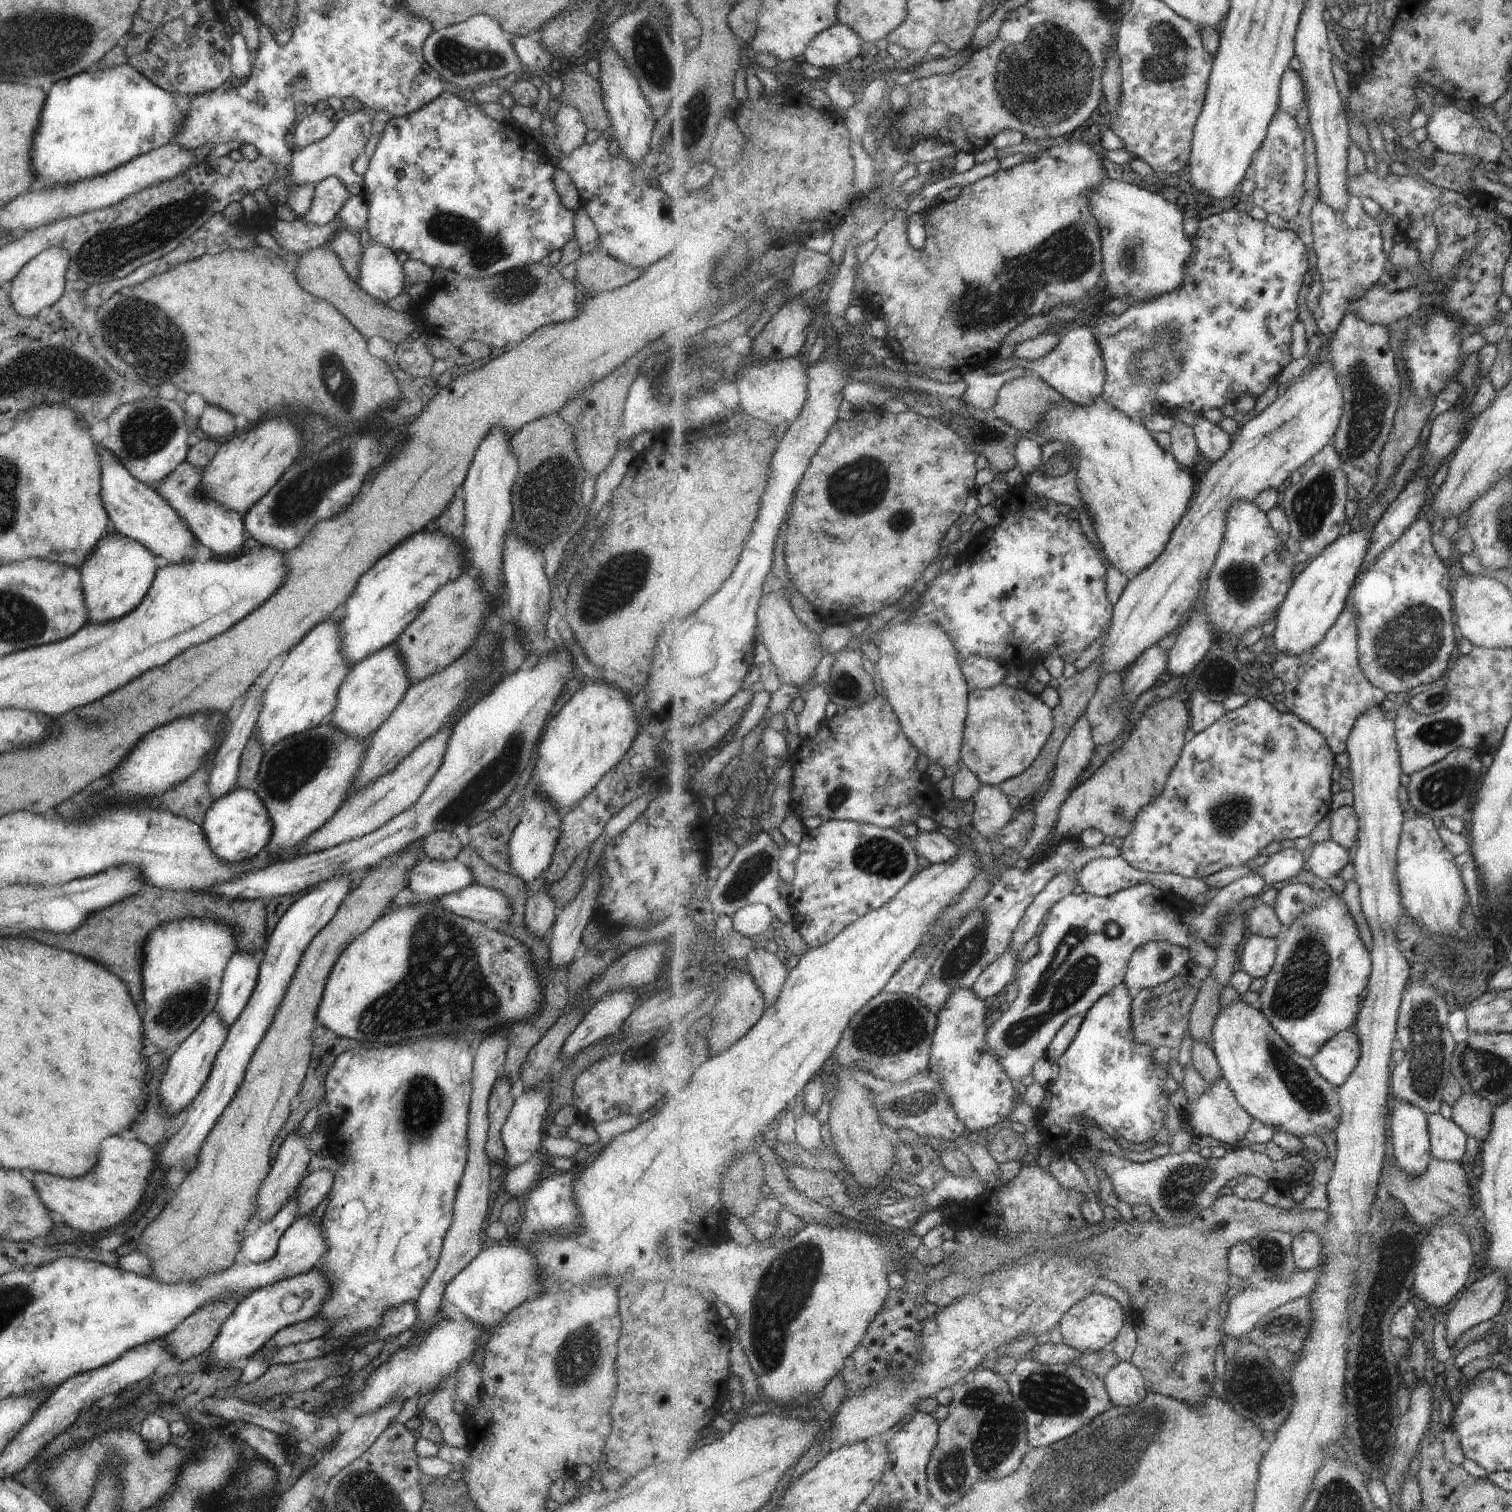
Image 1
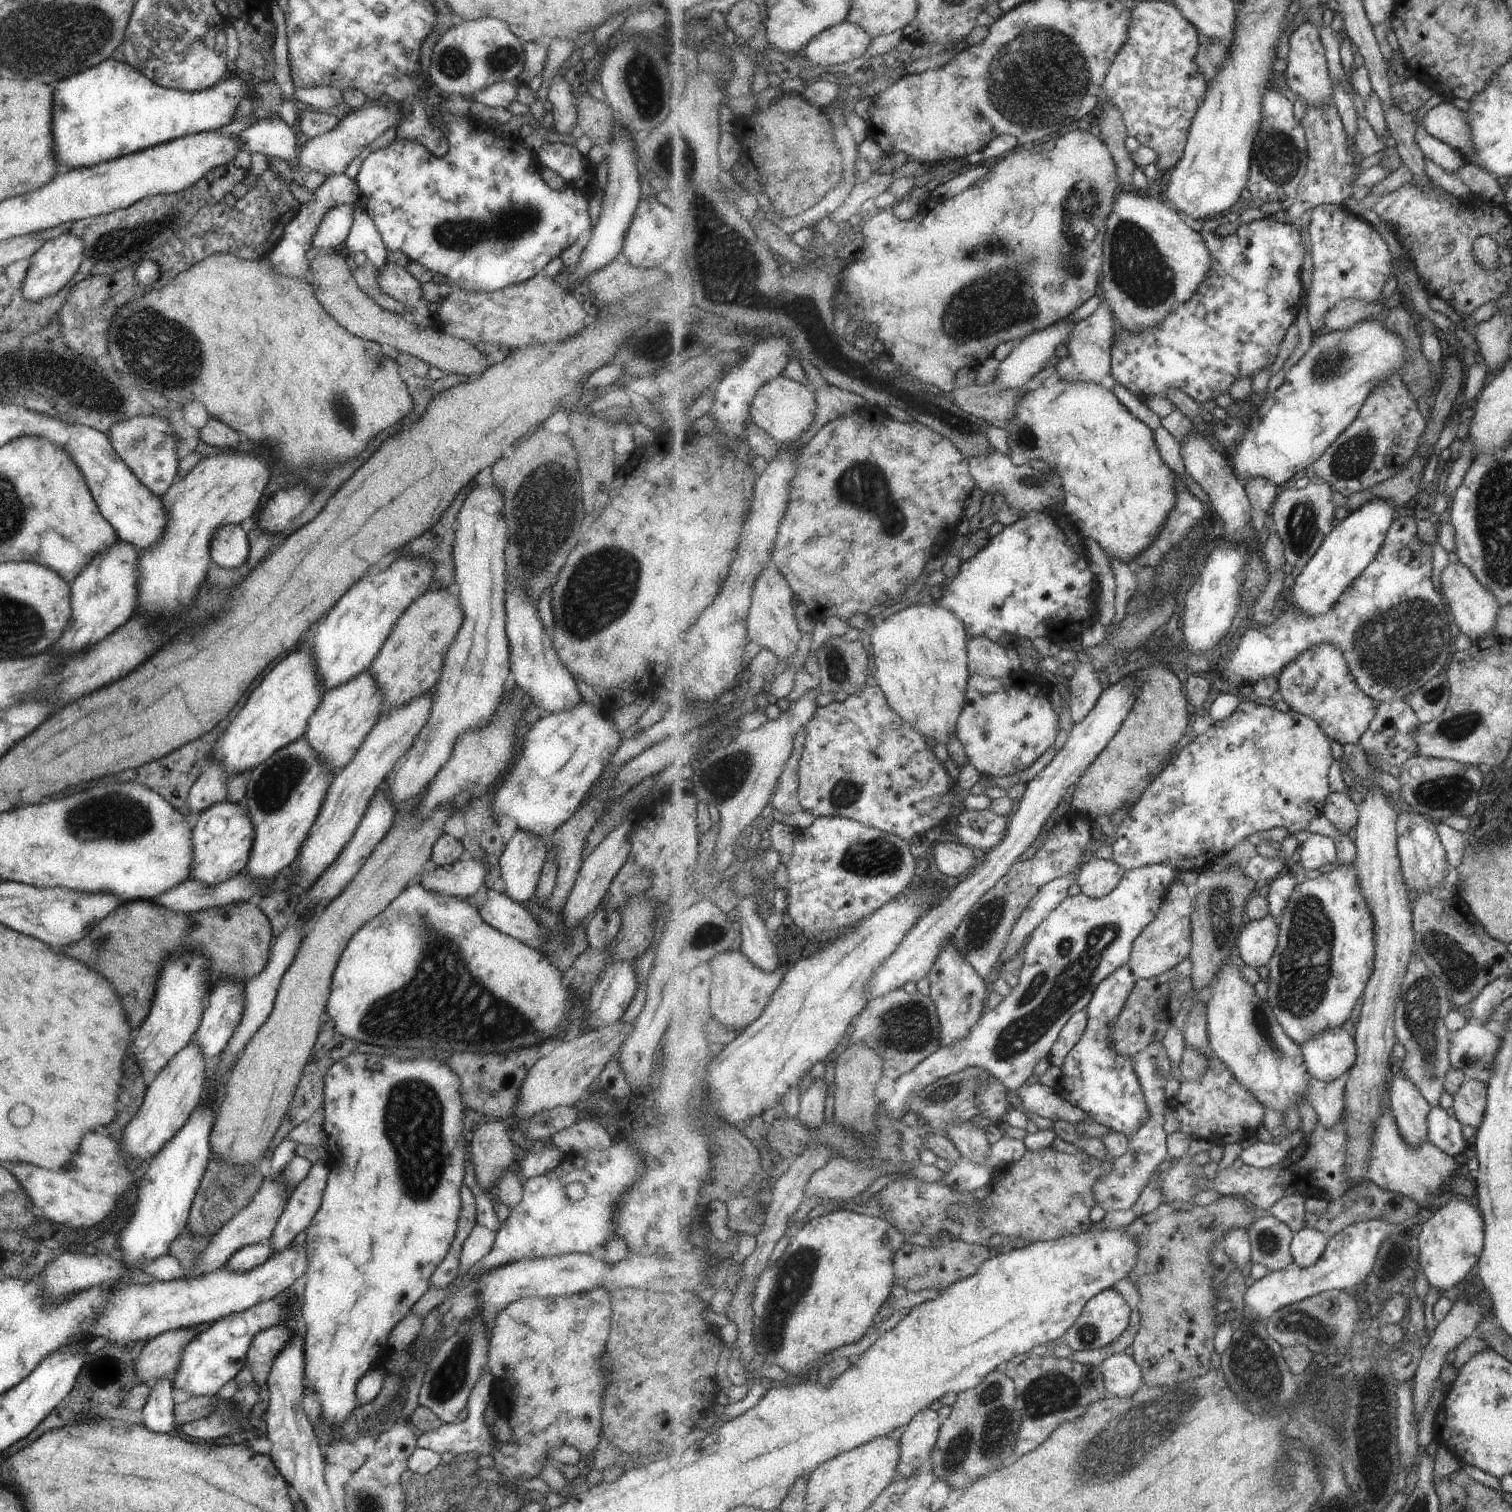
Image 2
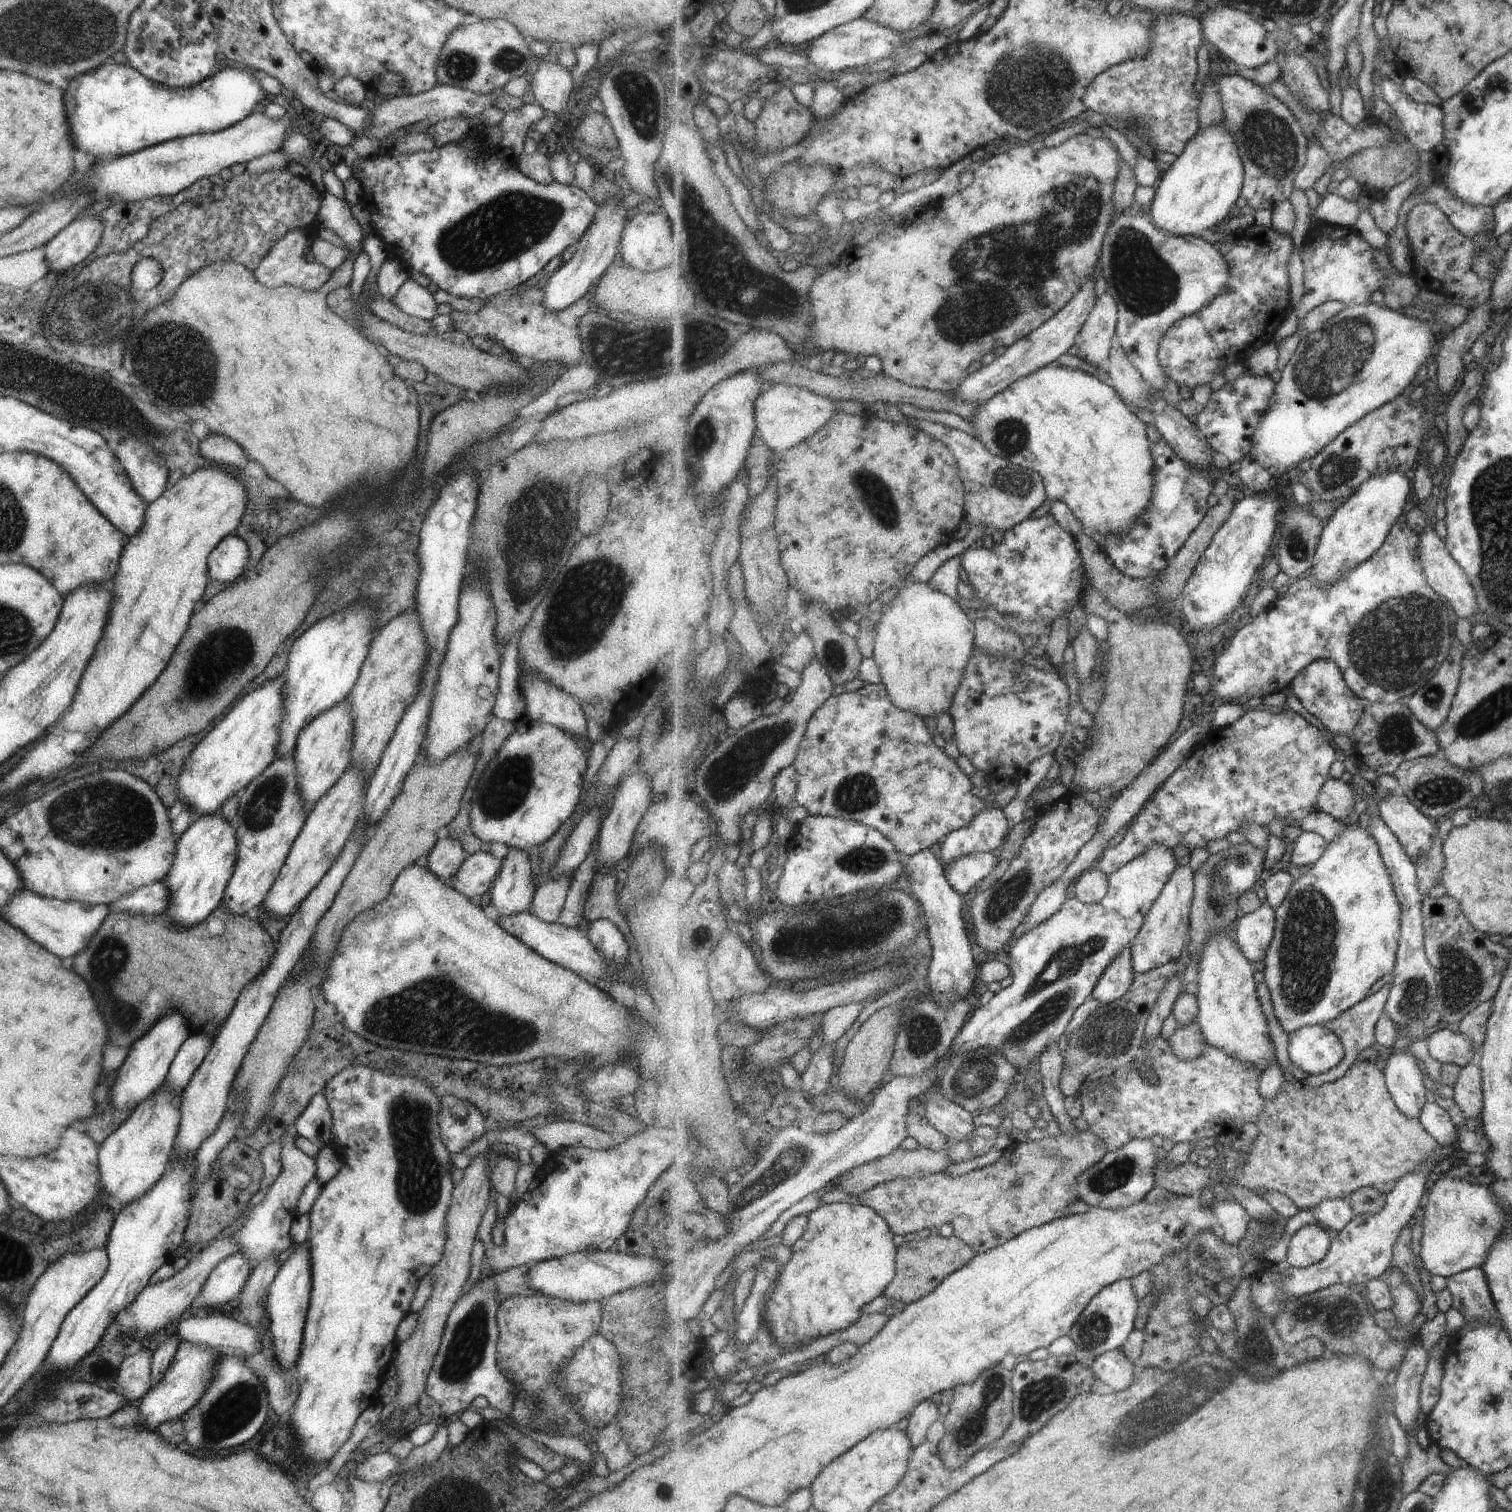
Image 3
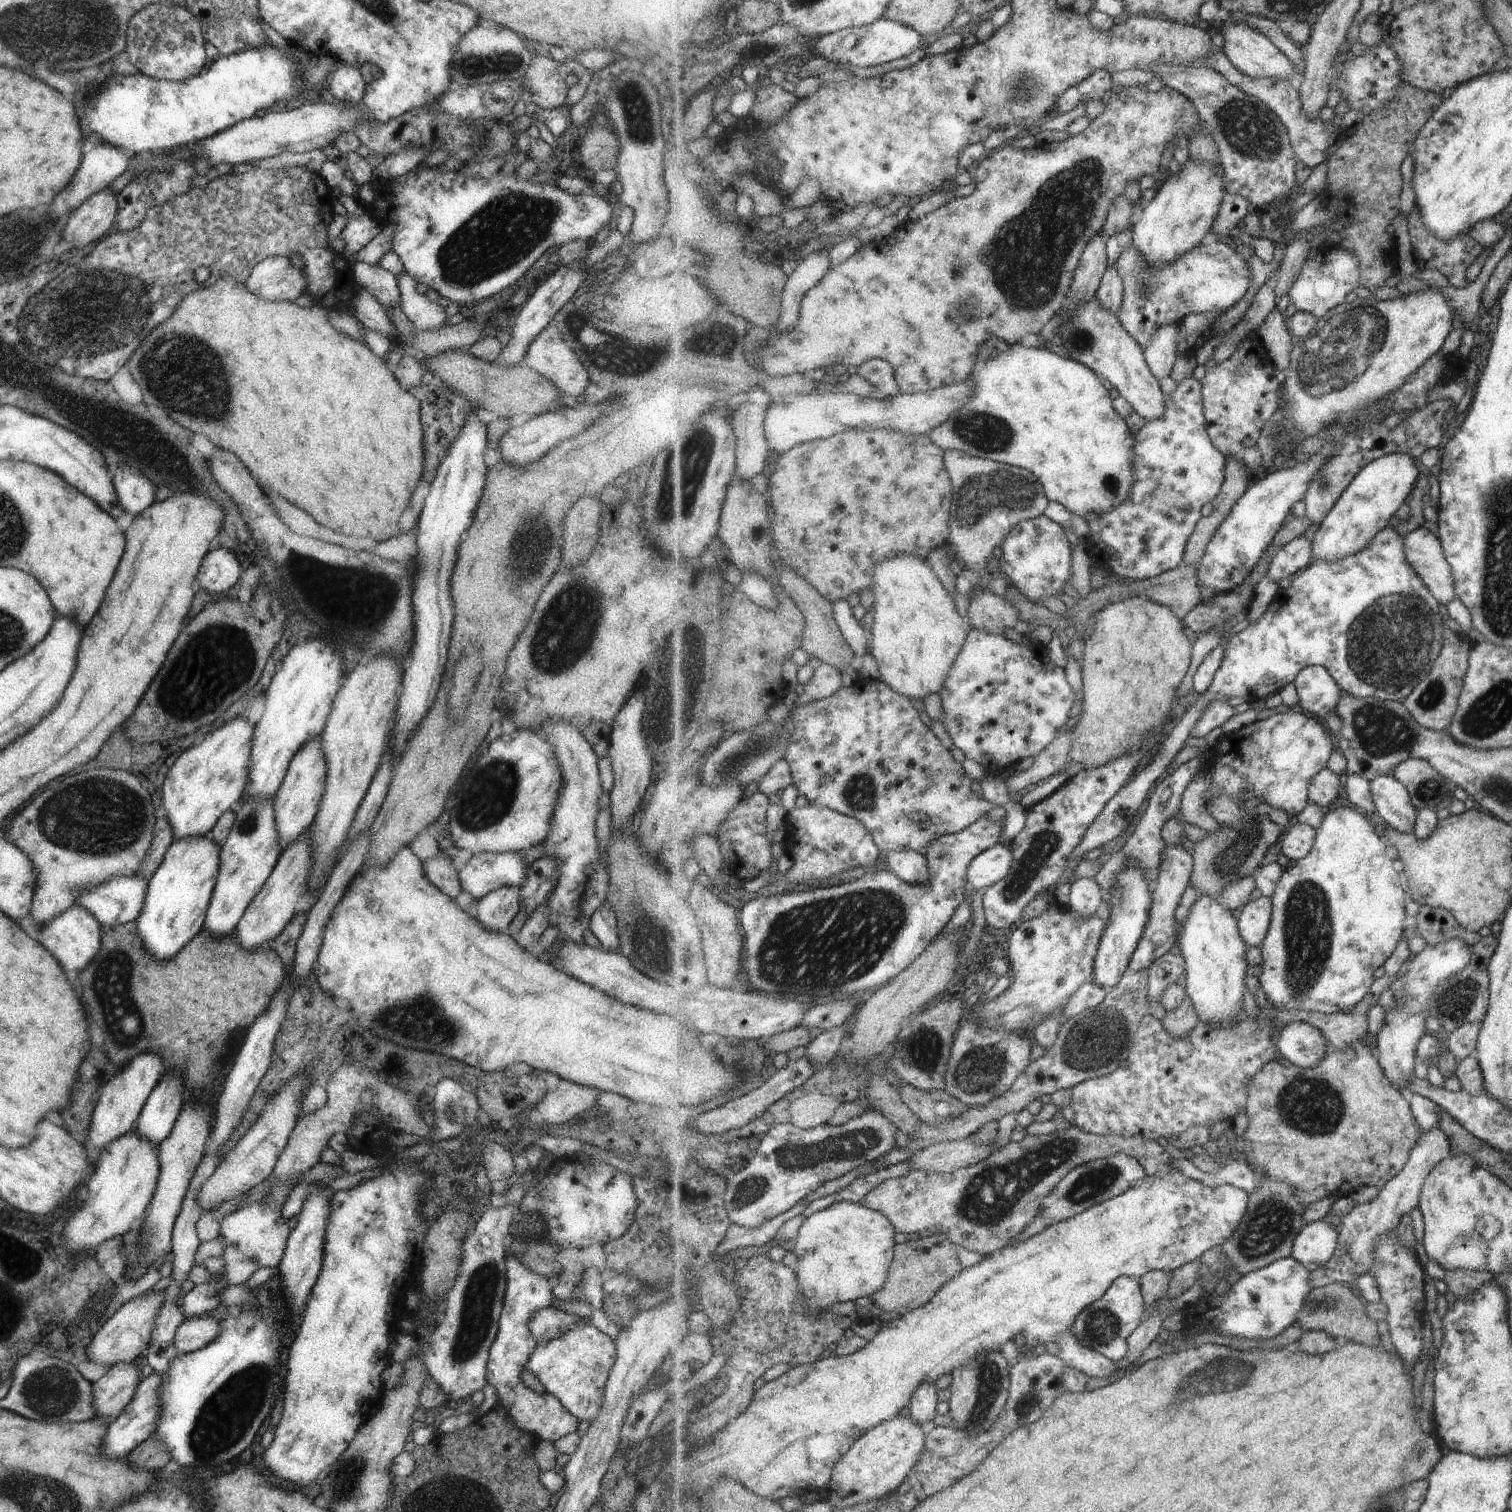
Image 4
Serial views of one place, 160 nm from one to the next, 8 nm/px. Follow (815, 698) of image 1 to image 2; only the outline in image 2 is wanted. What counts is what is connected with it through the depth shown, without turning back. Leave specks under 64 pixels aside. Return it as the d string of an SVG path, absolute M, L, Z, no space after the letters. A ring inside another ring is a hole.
M801 726L801 730L795 734L795 740L793 740L795 742L795 748L791 752L791 758L789 758L785 766L785 771L772 797L771 807L777 808L785 815L804 811L799 801L799 770L800 759L802 758L803 751L805 751L806 741L806 727Z

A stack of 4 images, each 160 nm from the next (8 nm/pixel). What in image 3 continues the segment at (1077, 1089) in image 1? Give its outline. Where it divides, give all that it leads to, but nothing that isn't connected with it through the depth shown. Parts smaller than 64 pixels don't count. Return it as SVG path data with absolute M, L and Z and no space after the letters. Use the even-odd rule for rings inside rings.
M1129 946L1123 949L1123 952L1111 963L1111 966L1095 987L1092 996L1102 1006L1113 1004L1130 991L1136 975L1132 961L1132 950Z

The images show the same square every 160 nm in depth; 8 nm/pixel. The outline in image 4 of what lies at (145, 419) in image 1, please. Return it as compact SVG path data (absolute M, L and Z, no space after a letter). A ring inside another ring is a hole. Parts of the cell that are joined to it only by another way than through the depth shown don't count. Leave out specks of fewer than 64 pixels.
M119 464L112 477L116 501L129 514L139 514L153 502L153 486L139 472L131 472L127 464Z

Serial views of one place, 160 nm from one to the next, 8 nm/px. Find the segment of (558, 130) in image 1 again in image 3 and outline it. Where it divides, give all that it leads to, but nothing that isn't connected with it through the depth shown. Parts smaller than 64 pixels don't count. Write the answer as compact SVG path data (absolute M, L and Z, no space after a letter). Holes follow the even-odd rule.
M542 61L531 73L529 87L534 102L552 115L565 112L573 92L572 76L568 70L559 64Z

